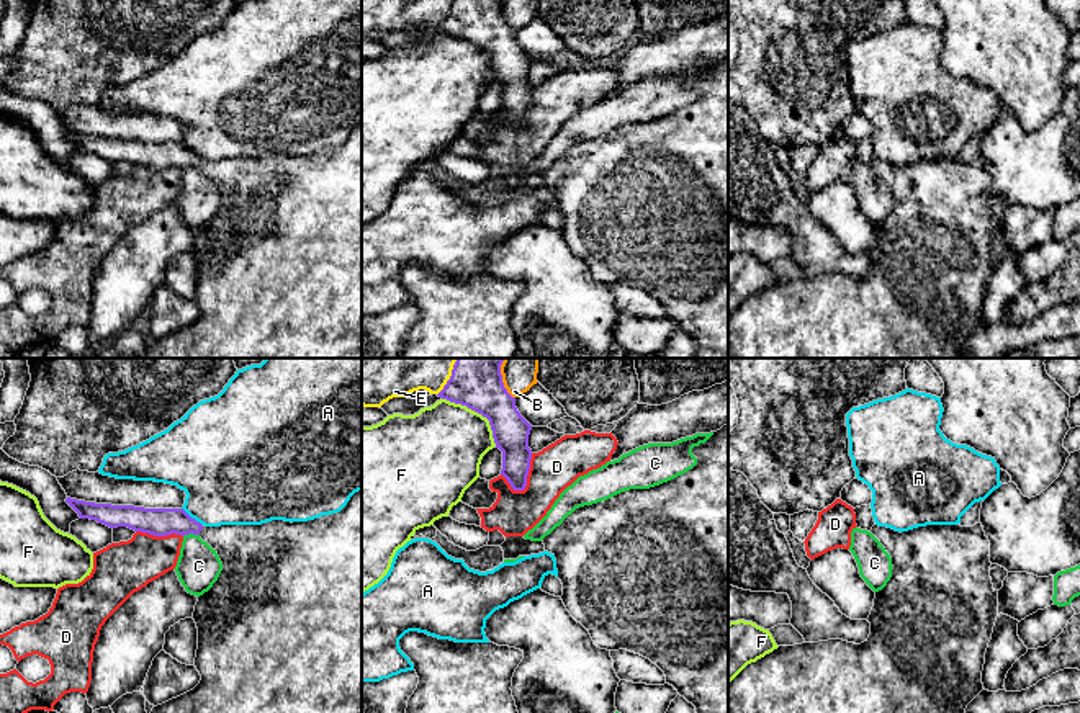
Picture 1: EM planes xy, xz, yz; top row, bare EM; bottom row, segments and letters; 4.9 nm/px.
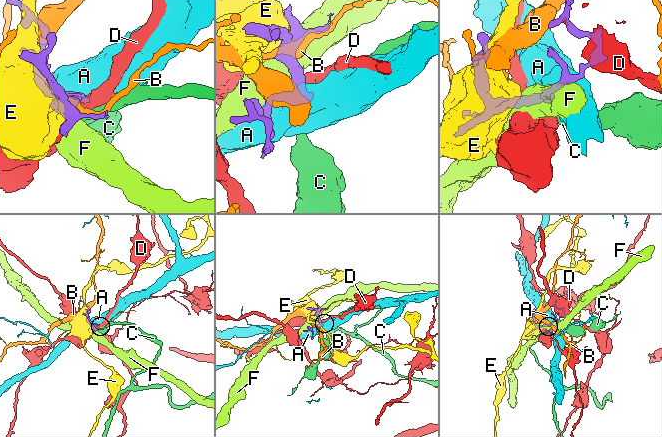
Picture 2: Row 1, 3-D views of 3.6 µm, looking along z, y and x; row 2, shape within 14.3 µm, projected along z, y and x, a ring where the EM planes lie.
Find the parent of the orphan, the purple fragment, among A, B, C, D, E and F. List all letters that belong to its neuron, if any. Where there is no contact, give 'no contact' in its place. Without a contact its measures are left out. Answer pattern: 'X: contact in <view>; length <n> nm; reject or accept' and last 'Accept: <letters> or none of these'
A: contact in xy; length 140 nm; reject
B: contact in xz; length 200 nm; reject
C: contact in xy; length 80 nm; reject
D: contact in xz; length 220 nm; reject
E: contact in xz; length 200 nm; reject
F: contact in xz; length 360 nm; reject
Accept: none of these

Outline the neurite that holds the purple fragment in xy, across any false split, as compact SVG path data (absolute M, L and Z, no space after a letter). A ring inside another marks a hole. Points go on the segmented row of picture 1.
M362 491L355 492L347 505L331 515L322 515L308 522L272 520L262 525L221 525L205 527L191 518L183 509L144 509L134 505L95 504L67 497L65 502L80 518L97 520L110 528L128 527L134 531L154 536L198 535L219 556L223 571L213 587L198 597L193 620L198 628L198 649L195 667L201 675L200 684L162 705L151 713L362 713Z

